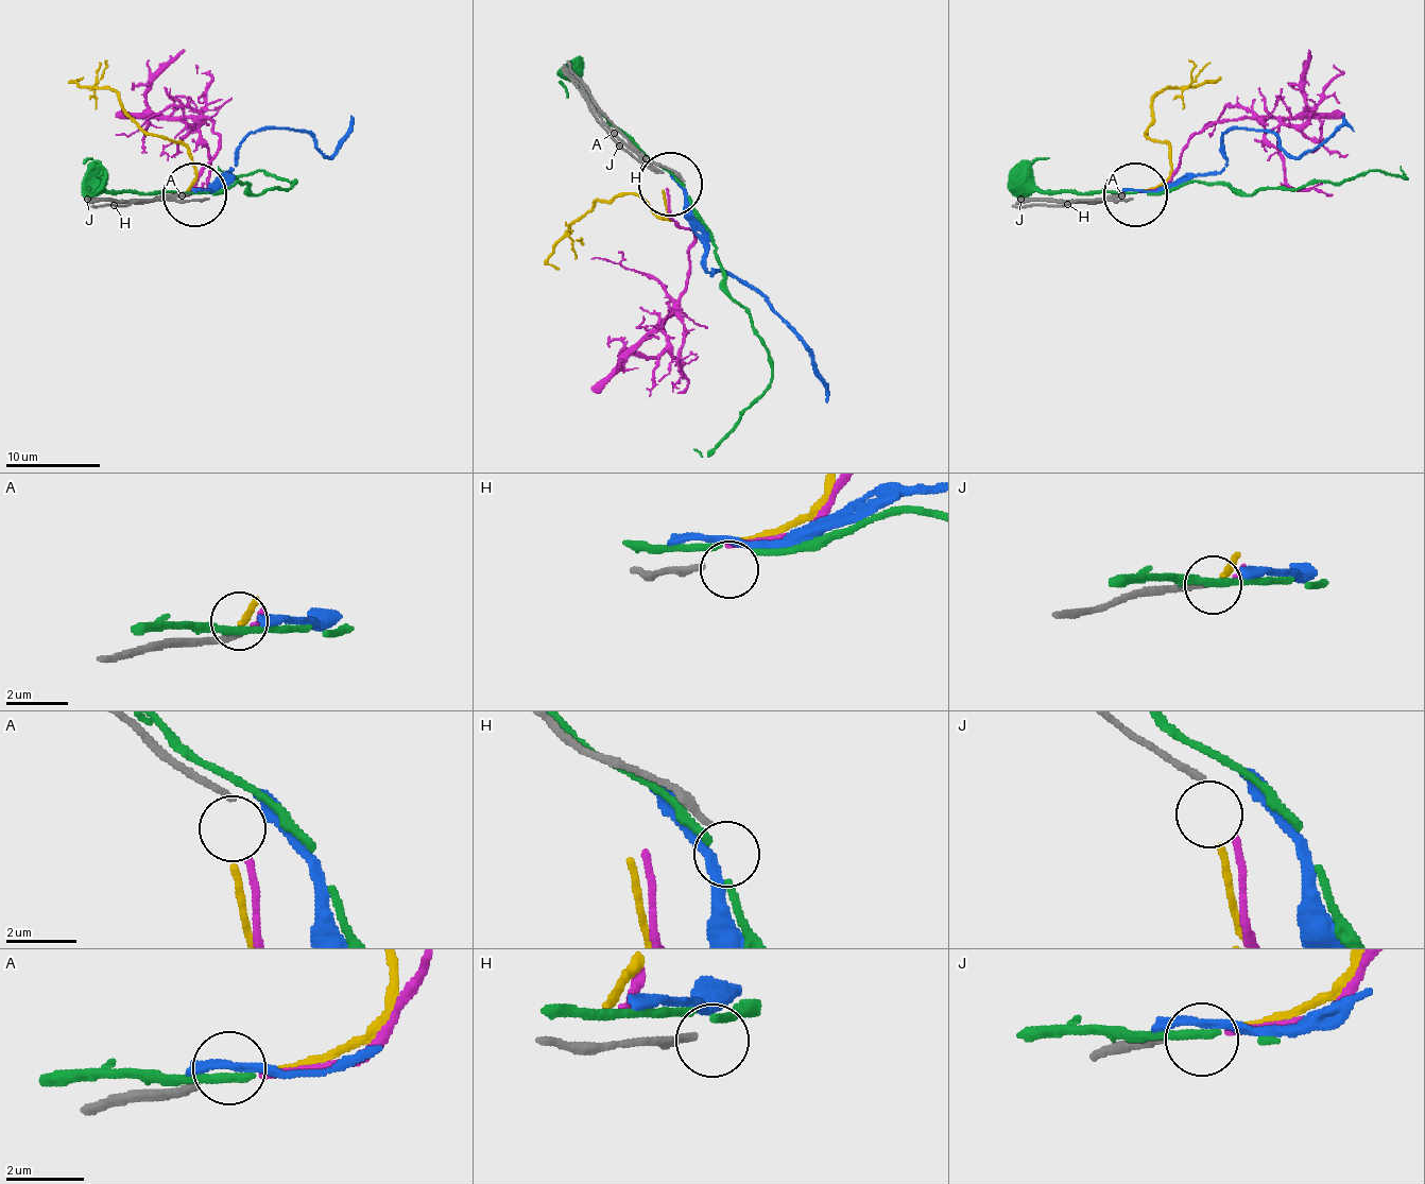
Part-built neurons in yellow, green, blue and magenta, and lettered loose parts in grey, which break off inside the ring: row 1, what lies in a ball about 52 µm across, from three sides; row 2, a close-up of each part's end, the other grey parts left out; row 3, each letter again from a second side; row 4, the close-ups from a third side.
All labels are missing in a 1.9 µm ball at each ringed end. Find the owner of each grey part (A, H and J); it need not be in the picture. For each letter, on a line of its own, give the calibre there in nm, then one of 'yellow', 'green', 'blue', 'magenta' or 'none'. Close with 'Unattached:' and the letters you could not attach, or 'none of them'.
A: calibre 190 nm; magenta
H: calibre 200 nm; none
J: calibre 220 nm; yellow
Unattached: H

